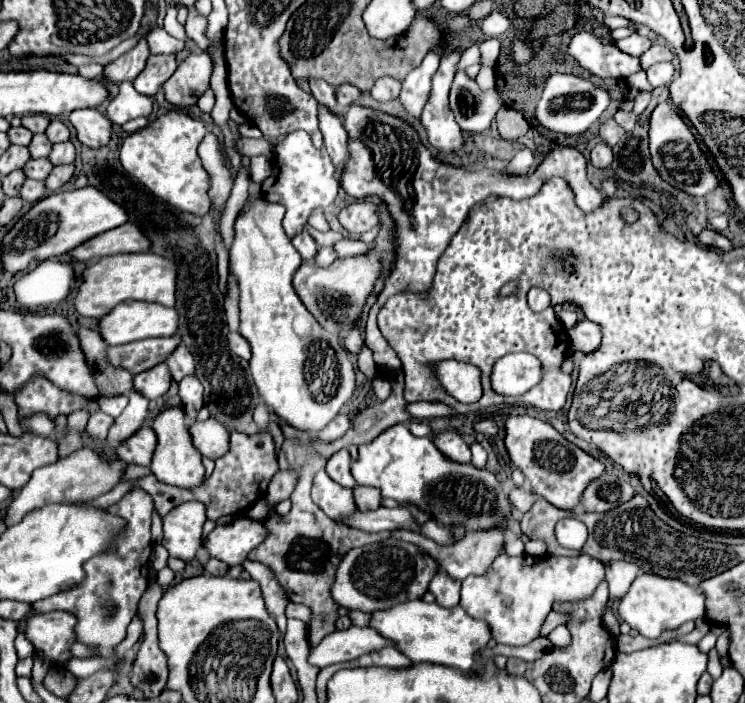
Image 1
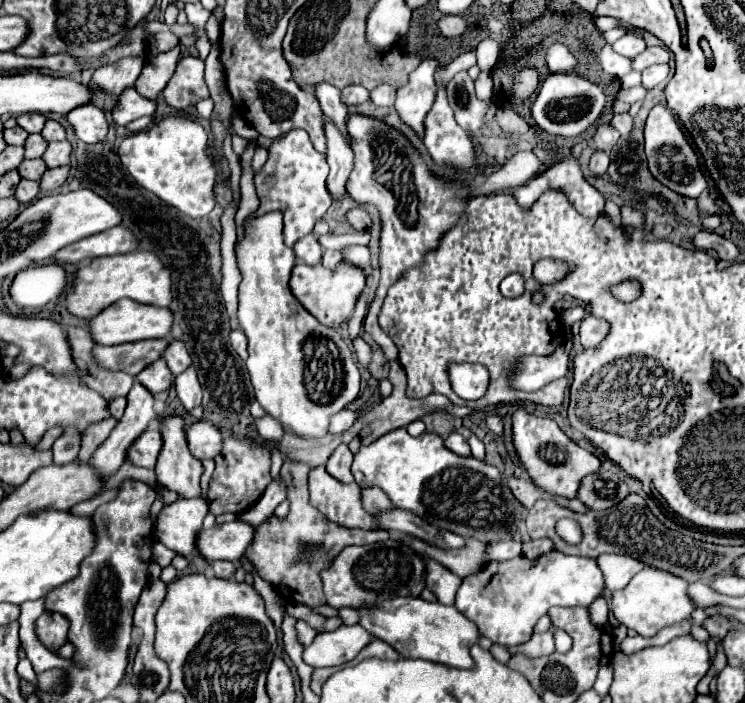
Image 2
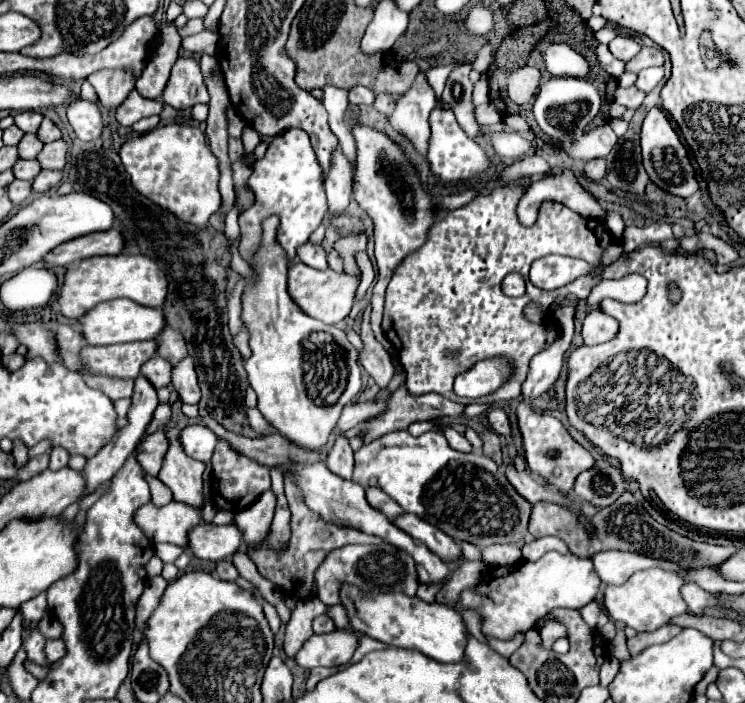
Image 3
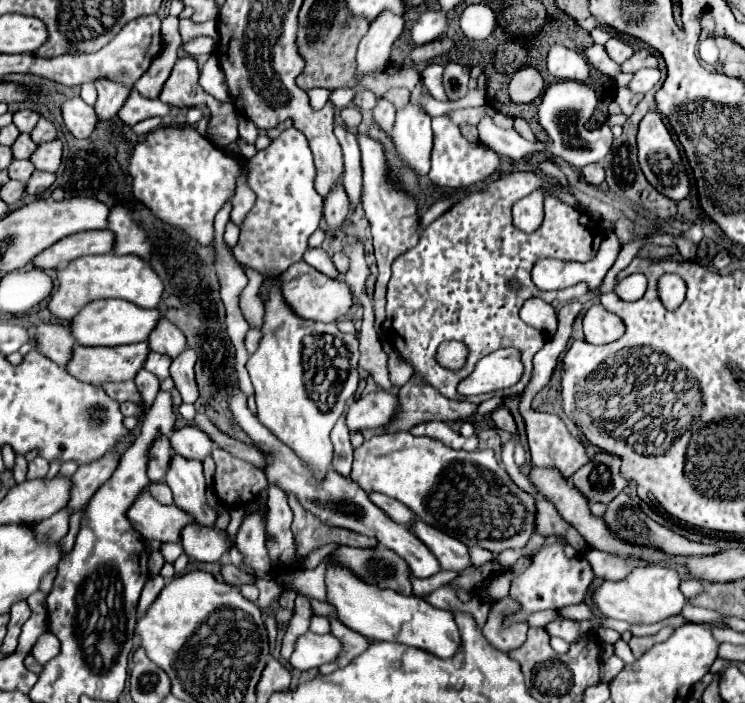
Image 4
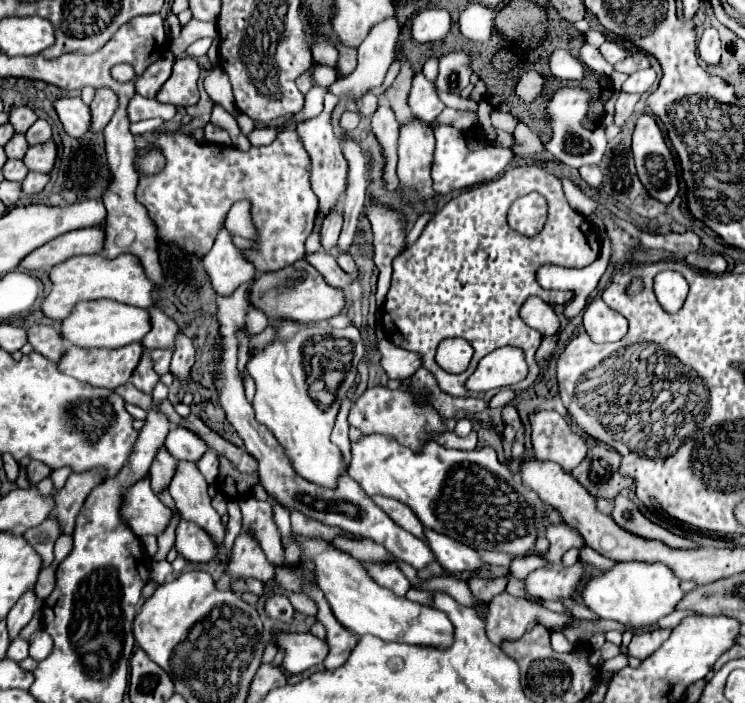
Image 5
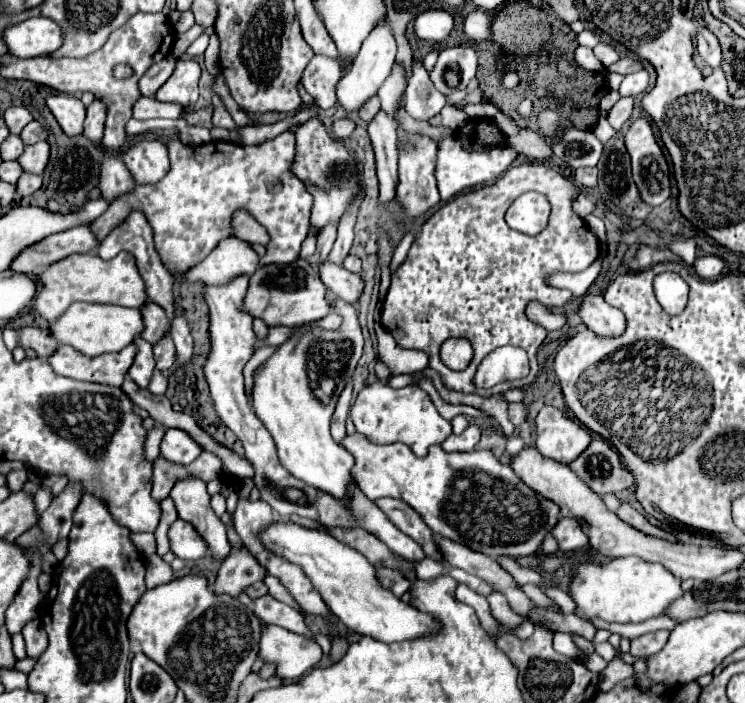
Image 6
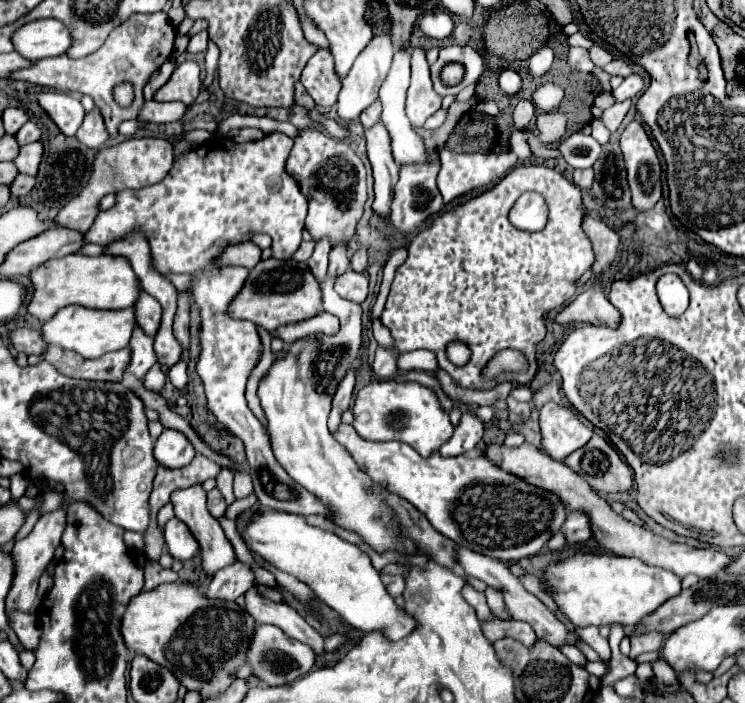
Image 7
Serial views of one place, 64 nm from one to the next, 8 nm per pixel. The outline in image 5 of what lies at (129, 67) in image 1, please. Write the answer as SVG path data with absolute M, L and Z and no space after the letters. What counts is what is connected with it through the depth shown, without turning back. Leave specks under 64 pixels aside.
M108 90L96 92L96 96L90 104L90 114L92 114L90 132L94 132L94 134L102 132L104 126L108 124L108 120L112 118L114 110L116 110L116 94L108 92Z

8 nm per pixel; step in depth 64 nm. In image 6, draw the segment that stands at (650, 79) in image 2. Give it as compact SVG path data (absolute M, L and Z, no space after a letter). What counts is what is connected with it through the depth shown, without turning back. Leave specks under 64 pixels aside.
M640 70L640 72L634 72L634 74L628 74L622 84L620 84L620 96L638 96L646 90L648 86L648 72L646 70Z

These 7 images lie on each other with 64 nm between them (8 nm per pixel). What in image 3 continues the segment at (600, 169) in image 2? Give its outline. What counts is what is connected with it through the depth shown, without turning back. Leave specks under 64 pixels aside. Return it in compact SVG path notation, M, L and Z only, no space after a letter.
M600 158L600 160L590 160L586 166L584 166L584 174L594 180L594 182L602 182L606 178L606 162Z

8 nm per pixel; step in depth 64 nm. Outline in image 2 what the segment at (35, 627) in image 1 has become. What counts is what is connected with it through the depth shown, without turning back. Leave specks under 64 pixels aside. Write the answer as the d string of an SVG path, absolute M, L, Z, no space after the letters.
M44 612L36 622L36 634L48 650L58 648L66 642L68 622L64 622L64 616L56 612Z

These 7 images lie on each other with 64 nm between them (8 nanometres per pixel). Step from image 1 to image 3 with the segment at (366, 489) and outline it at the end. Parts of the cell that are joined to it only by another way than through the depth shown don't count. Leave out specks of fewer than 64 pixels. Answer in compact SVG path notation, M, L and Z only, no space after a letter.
M368 488L366 490L366 500L372 506L376 506L376 510L384 512L388 518L396 518L396 516L400 516L400 512L404 514L402 506L396 504L392 498L388 498L384 492L380 492L380 488Z

